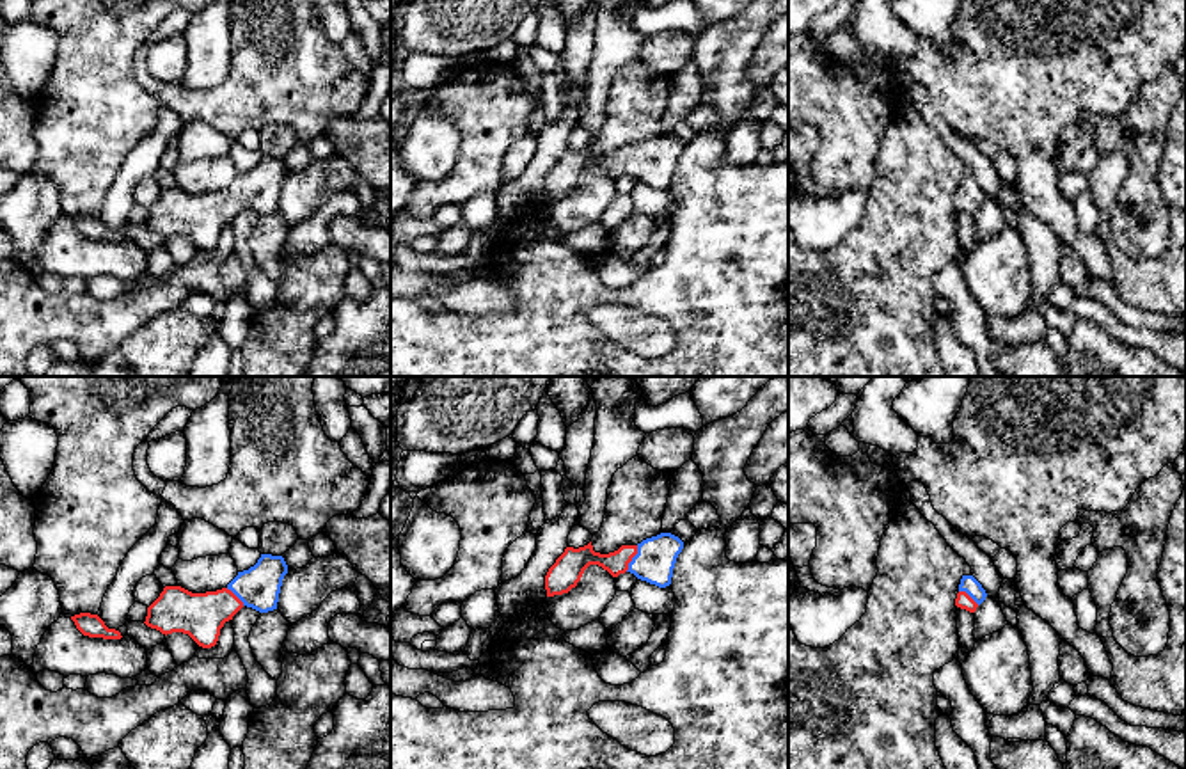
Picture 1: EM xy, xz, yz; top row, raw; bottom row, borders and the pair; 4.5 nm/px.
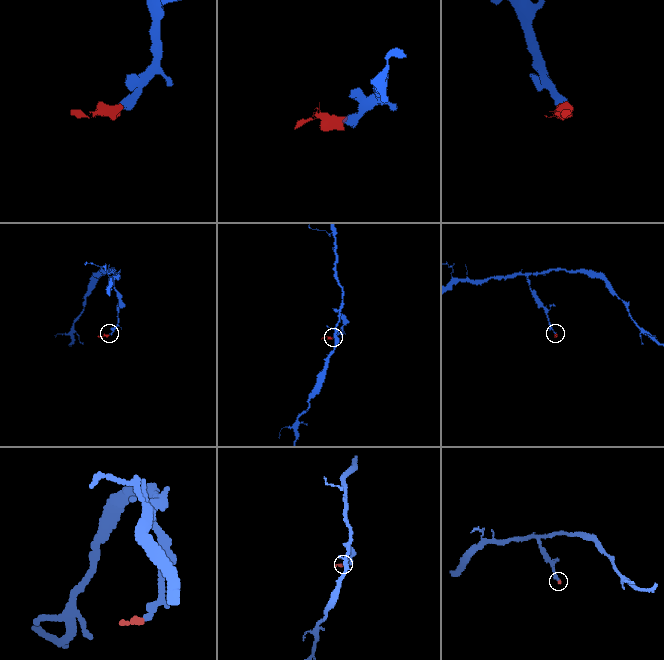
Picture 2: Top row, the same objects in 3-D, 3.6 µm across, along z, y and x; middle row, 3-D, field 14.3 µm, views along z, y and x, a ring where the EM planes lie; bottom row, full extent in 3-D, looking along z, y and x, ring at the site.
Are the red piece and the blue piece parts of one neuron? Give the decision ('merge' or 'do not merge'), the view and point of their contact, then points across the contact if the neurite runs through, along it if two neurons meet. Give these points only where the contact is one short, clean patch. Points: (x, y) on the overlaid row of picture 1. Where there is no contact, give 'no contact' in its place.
merge; meets red in xz at (632, 556); runs through xz (577, 560), (632, 556), (656, 558)

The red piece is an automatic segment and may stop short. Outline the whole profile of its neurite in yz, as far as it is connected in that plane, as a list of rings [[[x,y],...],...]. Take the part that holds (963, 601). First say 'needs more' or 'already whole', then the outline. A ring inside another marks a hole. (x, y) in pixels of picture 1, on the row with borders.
needs more; [[[962,575],[955,606],[969,613],[975,613],[976,607],[985,600],[985,597],[985,590],[973,575]]]

